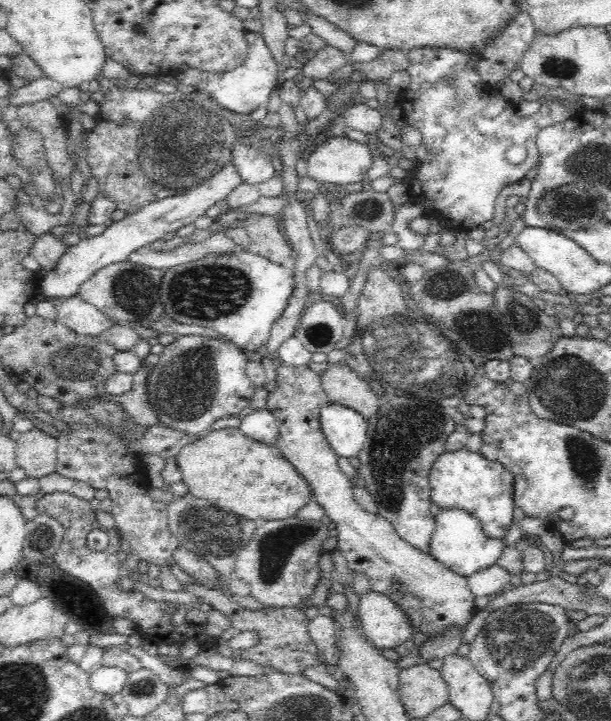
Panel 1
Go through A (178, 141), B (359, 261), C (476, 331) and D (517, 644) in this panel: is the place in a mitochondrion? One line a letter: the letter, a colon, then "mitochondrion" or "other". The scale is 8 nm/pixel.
A: mitochondrion
B: other
C: mitochondrion
D: mitochondrion

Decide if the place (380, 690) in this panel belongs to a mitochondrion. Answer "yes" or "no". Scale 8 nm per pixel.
no

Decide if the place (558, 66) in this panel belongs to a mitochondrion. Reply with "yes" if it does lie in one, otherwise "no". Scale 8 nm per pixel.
yes

